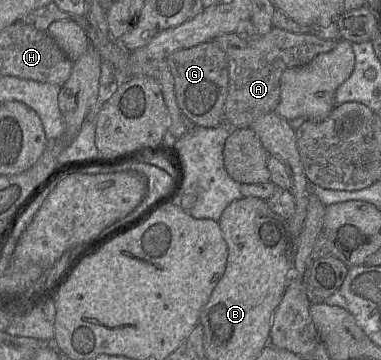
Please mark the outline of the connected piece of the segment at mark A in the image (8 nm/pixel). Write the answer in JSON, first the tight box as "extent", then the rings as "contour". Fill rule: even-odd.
{"extent":[209,27,338,133],"contour":[[[276,27],[252,42],[244,41],[236,33],[218,36],[209,42],[217,44],[228,58],[229,92],[221,127],[227,125],[230,133],[250,128],[256,118],[275,111],[280,101],[280,78],[285,70],[305,66],[317,55],[332,51],[338,44],[336,40],[323,40],[313,34],[296,34]]]}

